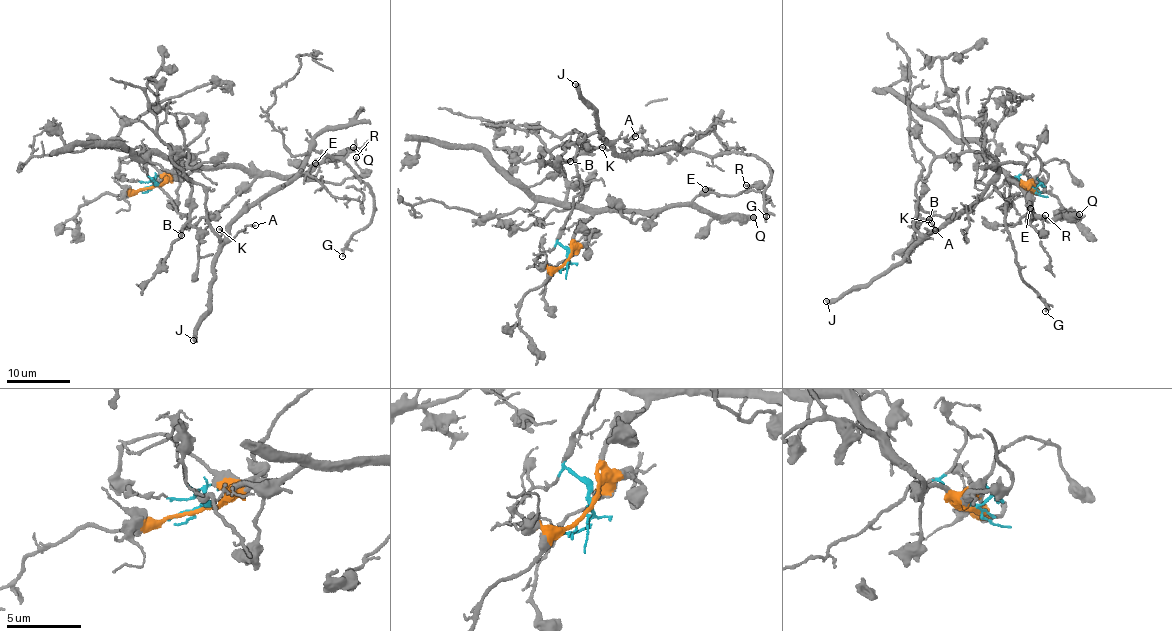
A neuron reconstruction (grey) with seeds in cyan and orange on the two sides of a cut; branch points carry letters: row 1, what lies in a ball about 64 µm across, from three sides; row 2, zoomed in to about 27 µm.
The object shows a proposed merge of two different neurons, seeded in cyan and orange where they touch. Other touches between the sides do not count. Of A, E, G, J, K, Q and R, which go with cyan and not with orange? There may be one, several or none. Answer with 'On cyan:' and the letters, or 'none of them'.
On cyan: A, G, J, K

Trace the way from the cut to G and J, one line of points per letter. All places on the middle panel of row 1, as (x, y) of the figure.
G: (567, 261), (575, 147), (595, 133), (621, 156), (754, 155), (772, 173), (765, 215)
J: (567, 261), (557, 242), (581, 193), (576, 147), (581, 135), (597, 133), (605, 141), (597, 112), (575, 84)

